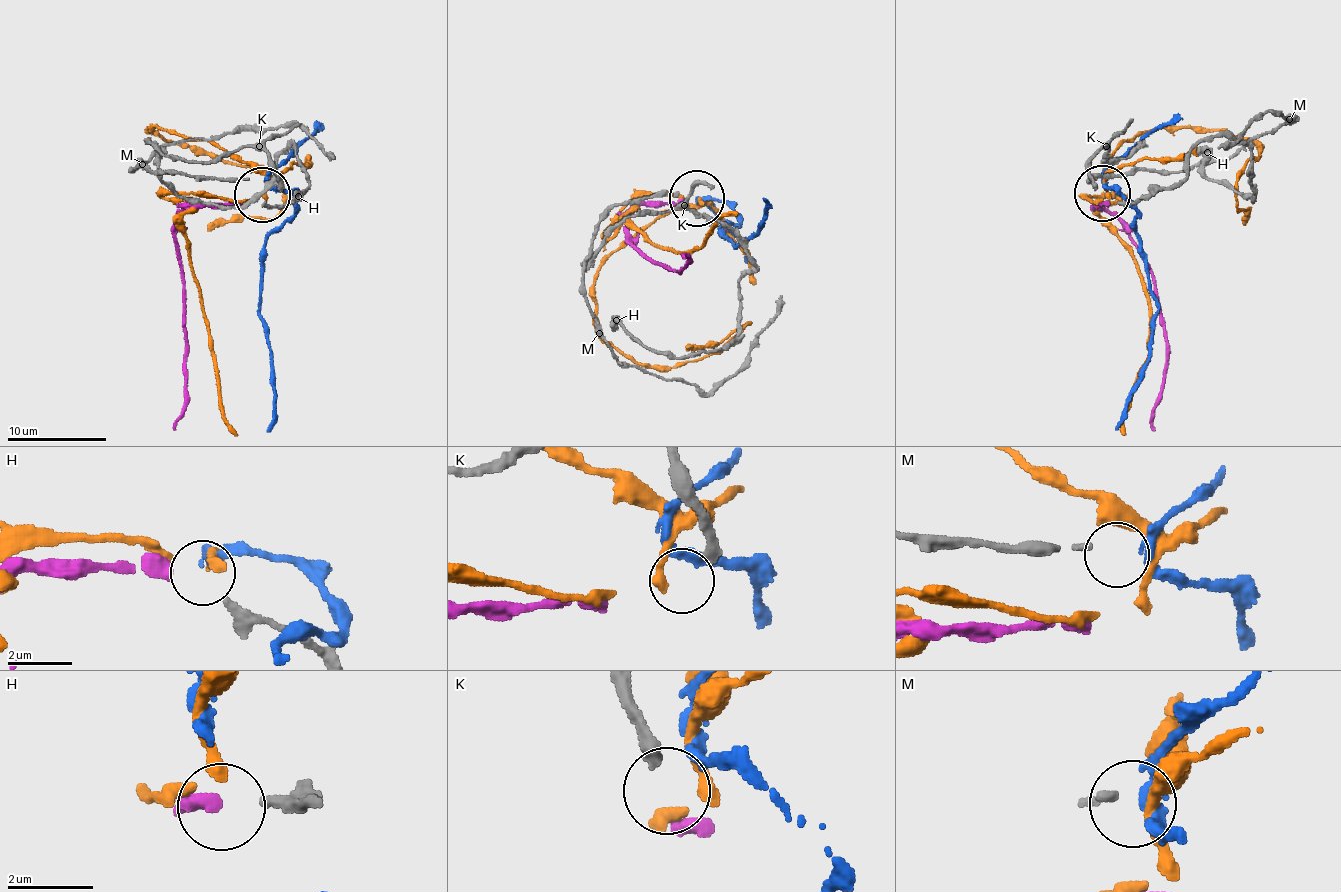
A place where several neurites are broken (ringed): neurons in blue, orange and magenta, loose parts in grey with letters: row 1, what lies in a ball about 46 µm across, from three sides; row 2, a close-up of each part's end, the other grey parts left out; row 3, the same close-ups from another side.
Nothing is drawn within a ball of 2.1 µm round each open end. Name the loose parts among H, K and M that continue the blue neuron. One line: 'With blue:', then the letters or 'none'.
With blue: M

